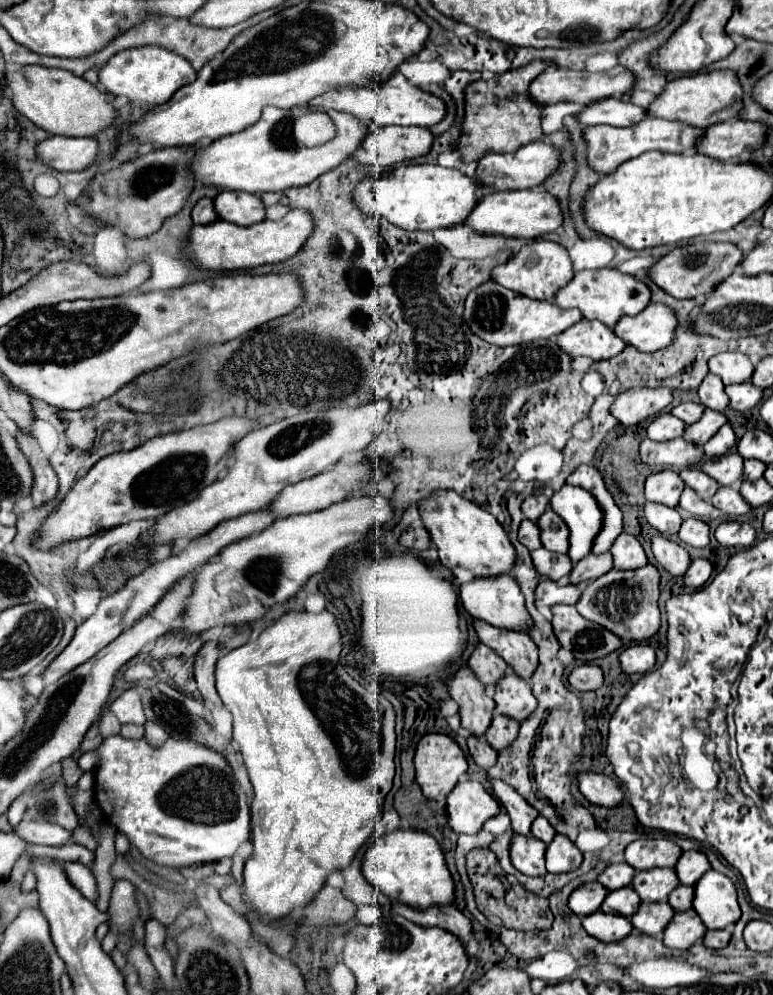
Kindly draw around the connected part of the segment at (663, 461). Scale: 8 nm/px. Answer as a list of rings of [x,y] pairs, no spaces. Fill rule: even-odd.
[[[684,438],[668,440],[668,442],[654,442],[642,440],[640,444],[640,460],[648,466],[662,466],[662,468],[692,468],[704,460],[704,450],[686,442]]]

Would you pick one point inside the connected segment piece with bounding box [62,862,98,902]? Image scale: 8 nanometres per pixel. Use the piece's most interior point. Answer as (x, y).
(80, 877)

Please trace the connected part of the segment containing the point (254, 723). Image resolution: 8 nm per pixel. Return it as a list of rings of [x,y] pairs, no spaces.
[[[324,610],[320,614],[306,614],[306,612],[290,612],[282,616],[278,622],[274,622],[270,628],[266,628],[258,640],[248,642],[226,656],[222,656],[216,664],[216,690],[224,706],[232,712],[234,716],[234,742],[238,742],[244,764],[248,768],[250,782],[254,786],[254,800],[250,806],[252,814],[252,844],[254,852],[244,864],[244,898],[250,910],[258,916],[268,916],[270,920],[280,920],[286,918],[296,906],[306,908],[312,898],[318,894],[318,890],[324,886],[326,878],[334,870],[344,870],[350,866],[354,860],[356,852],[360,846],[372,836],[374,826],[378,822],[380,808],[384,804],[386,794],[392,788],[392,778],[394,778],[394,752],[396,752],[396,734],[394,734],[394,710],[392,704],[384,700],[384,706],[378,704],[378,698],[368,692],[364,686],[360,686],[340,664],[340,630],[336,626],[334,616]]]

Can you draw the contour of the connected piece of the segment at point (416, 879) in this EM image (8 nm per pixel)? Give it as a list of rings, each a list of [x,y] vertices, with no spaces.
[[[398,828],[388,832],[370,846],[362,864],[364,876],[390,900],[404,902],[414,908],[426,908],[432,904],[452,904],[454,882],[444,864],[444,854],[438,842],[420,830]]]

